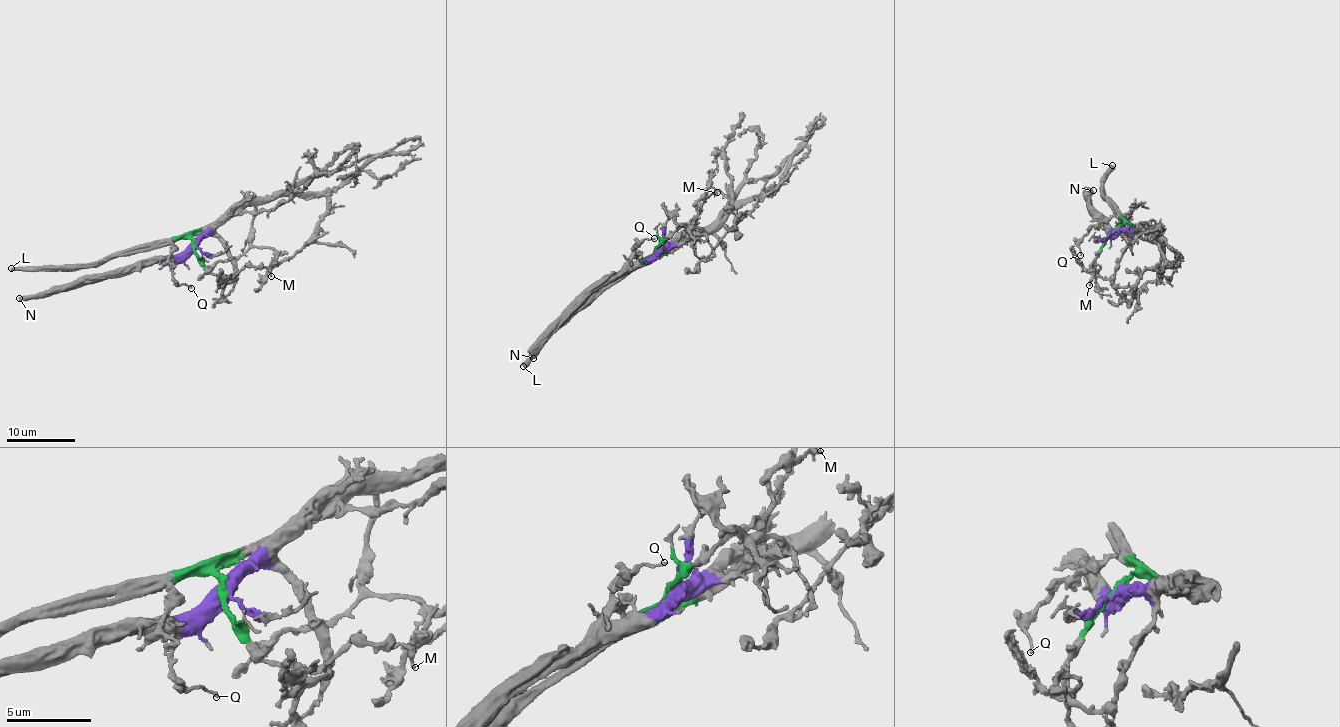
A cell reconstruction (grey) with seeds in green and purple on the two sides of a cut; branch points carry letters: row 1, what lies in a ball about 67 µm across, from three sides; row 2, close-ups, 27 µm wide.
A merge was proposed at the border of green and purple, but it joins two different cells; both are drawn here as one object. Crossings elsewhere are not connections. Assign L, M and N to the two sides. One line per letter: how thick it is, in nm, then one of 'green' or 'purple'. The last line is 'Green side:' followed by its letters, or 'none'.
L: calibre 500 nm; green
M: calibre 240 nm; green
N: calibre 550 nm; purple
Green side: L, M

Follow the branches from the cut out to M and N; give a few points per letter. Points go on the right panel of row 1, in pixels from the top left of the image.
M: (1116, 229), (1103, 242), (1096, 257), (1098, 271), (1100, 267), (1091, 267), (1089, 285)
N: (1116, 229), (1086, 203), (1083, 194), (1086, 190), (1092, 191)

